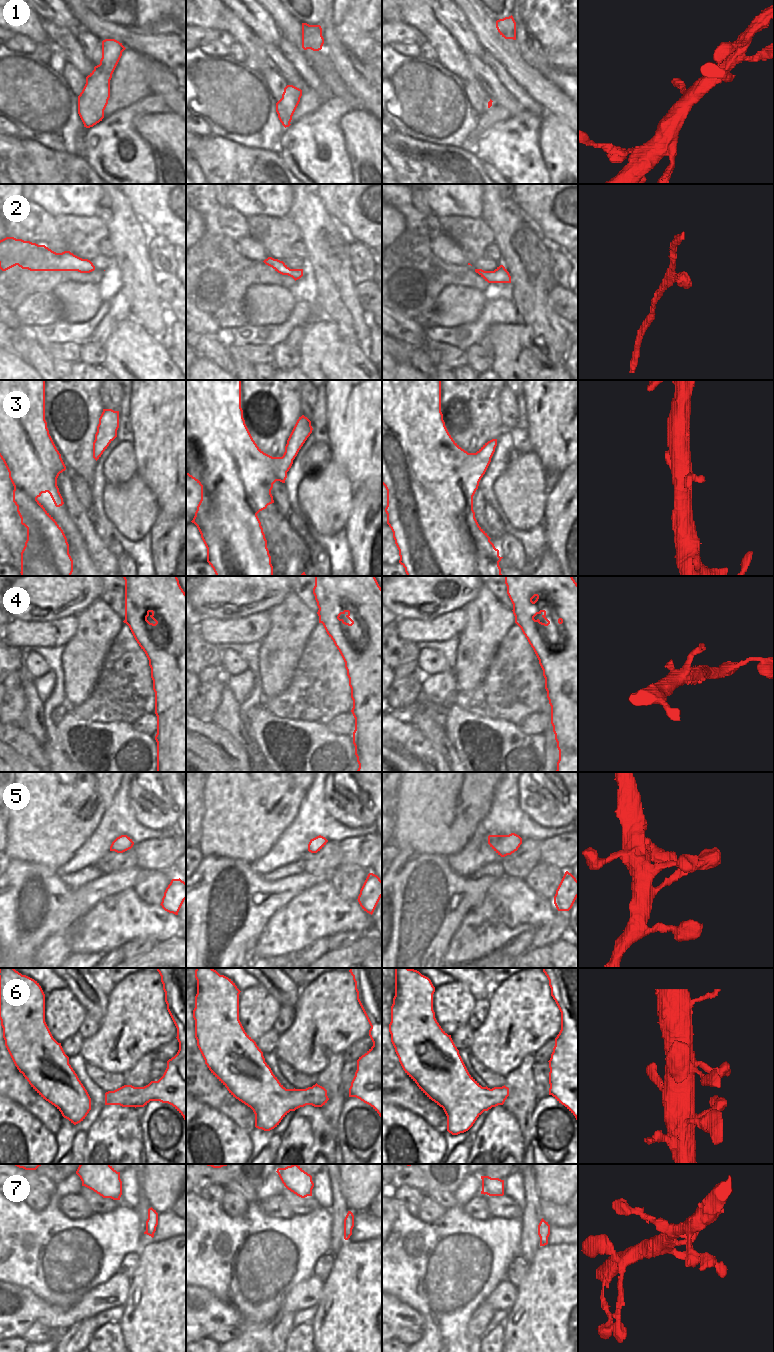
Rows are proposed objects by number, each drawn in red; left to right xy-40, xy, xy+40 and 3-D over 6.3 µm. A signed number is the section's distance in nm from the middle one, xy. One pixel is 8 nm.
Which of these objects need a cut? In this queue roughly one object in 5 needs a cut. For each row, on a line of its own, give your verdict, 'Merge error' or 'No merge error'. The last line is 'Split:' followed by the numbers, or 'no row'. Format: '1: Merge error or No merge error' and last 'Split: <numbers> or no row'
1: No merge error
2: No merge error
3: No merge error
4: No merge error
5: No merge error
6: No merge error
7: No merge error
Split: no row.

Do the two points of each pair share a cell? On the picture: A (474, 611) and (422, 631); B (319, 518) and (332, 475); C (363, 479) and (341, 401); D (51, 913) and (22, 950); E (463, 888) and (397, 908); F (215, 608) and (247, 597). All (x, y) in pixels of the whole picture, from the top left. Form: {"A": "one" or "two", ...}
{"A": "two", "B": "one", "C": "one", "D": "one", "E": "one", "F": "one"}

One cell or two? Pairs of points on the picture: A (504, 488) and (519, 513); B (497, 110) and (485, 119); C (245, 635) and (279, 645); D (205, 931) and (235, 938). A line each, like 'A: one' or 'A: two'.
A: one
B: one
C: two
D: one

